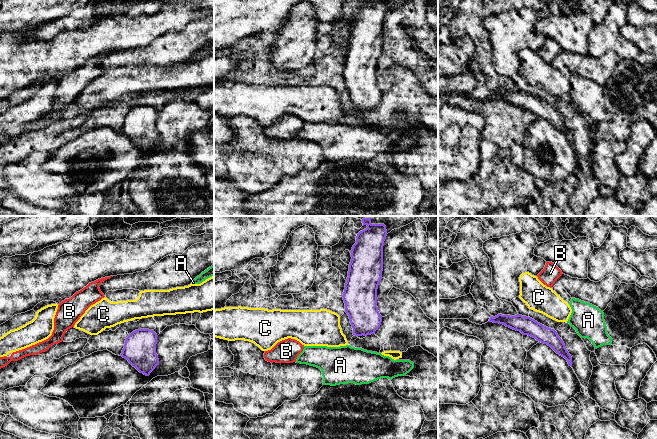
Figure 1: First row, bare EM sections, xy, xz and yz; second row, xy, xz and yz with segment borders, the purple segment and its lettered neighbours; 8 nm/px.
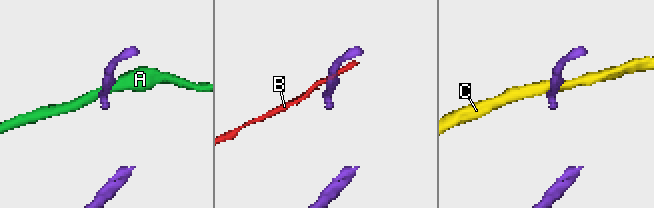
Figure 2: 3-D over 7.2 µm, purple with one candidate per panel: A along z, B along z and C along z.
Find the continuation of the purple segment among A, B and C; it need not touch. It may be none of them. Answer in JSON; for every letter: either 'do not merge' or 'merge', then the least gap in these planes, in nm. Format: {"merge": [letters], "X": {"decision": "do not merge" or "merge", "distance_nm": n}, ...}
{"merge": [], "A": {"decision": "do not merge", "distance_nm": 90}, "B": {"decision": "do not merge", "distance_nm": 280}, "C": {"decision": "do not merge", "distance_nm": 60}}

